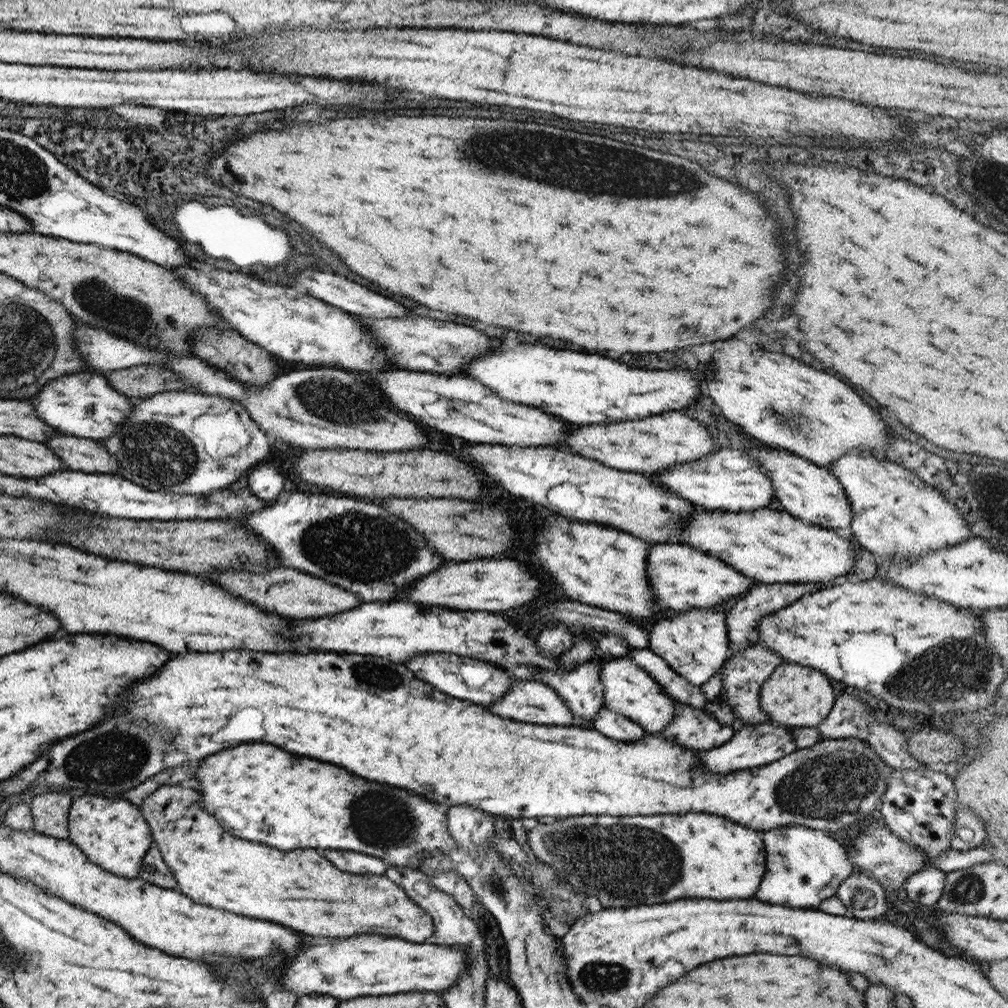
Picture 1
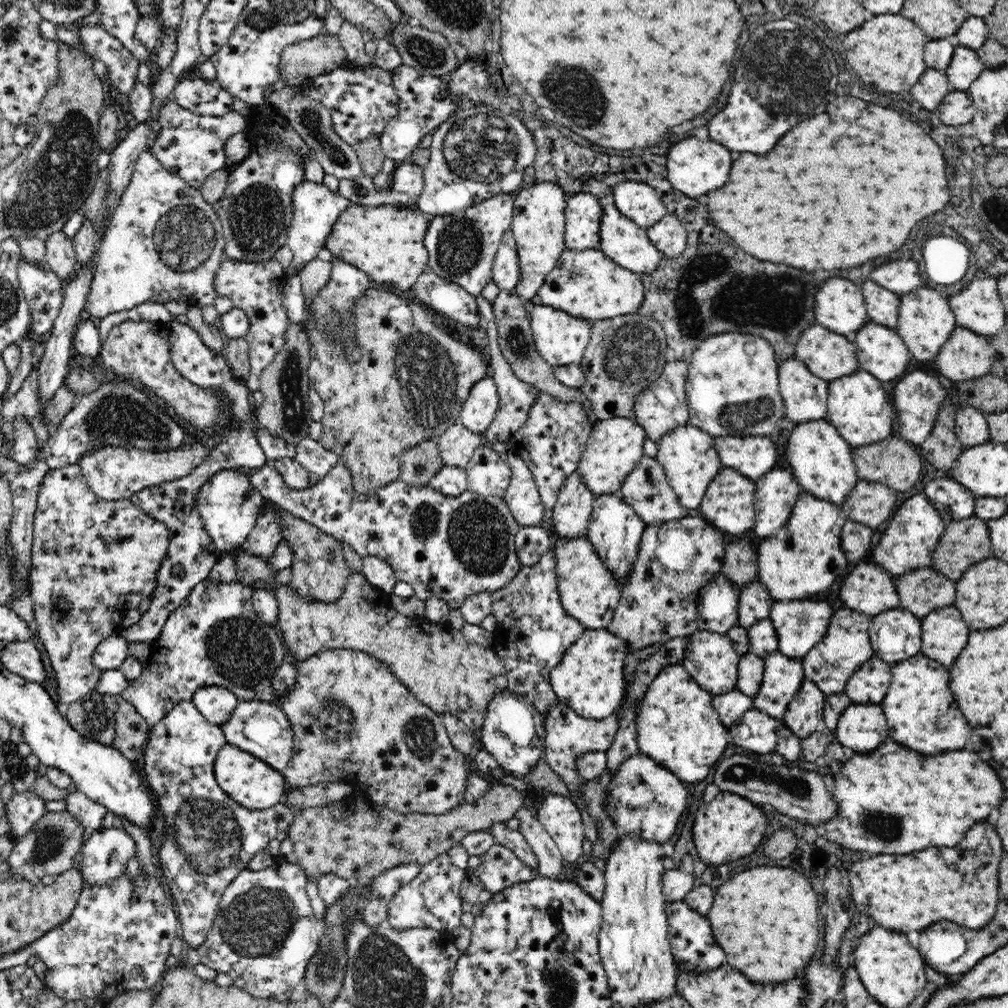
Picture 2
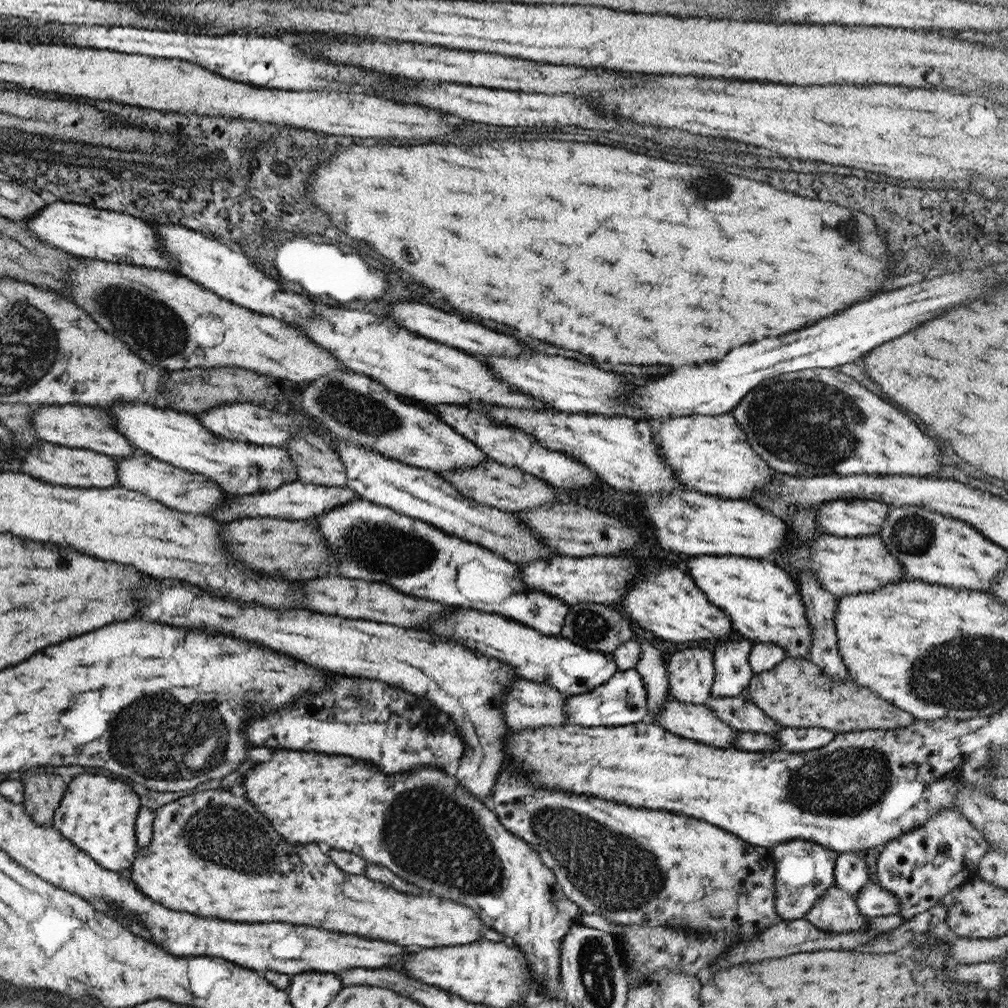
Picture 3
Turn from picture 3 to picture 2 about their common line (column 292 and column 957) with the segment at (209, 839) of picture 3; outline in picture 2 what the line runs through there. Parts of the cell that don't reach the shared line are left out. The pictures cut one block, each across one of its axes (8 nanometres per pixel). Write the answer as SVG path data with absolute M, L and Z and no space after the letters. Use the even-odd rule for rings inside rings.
M980 822L954 848L859 856L850 863L847 883L851 901L873 925L894 931L924 930L938 920L950 920L970 930L982 929L996 914L999 866L1005 853L996 830L988 822Z

